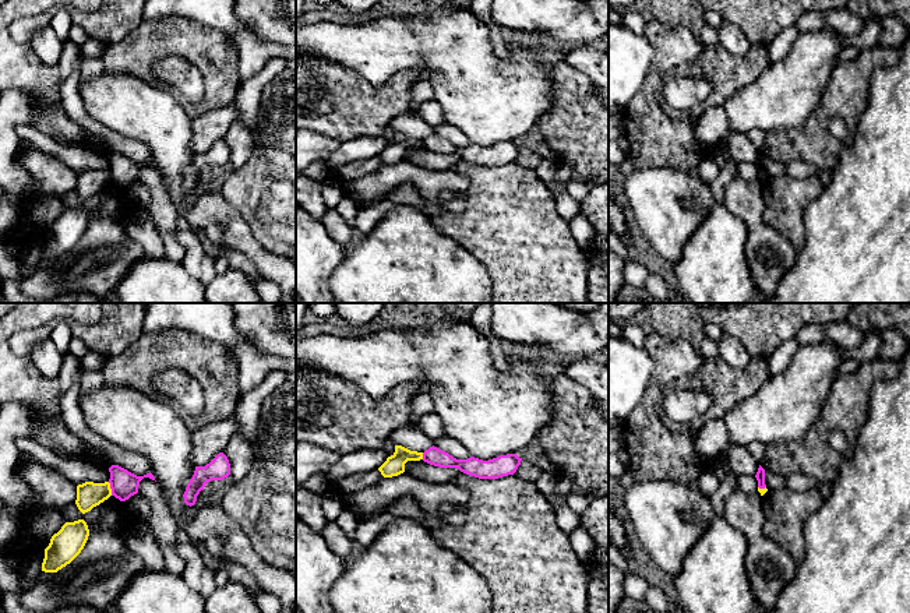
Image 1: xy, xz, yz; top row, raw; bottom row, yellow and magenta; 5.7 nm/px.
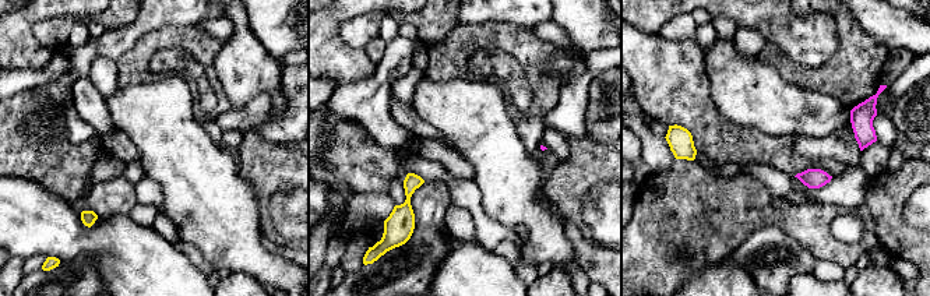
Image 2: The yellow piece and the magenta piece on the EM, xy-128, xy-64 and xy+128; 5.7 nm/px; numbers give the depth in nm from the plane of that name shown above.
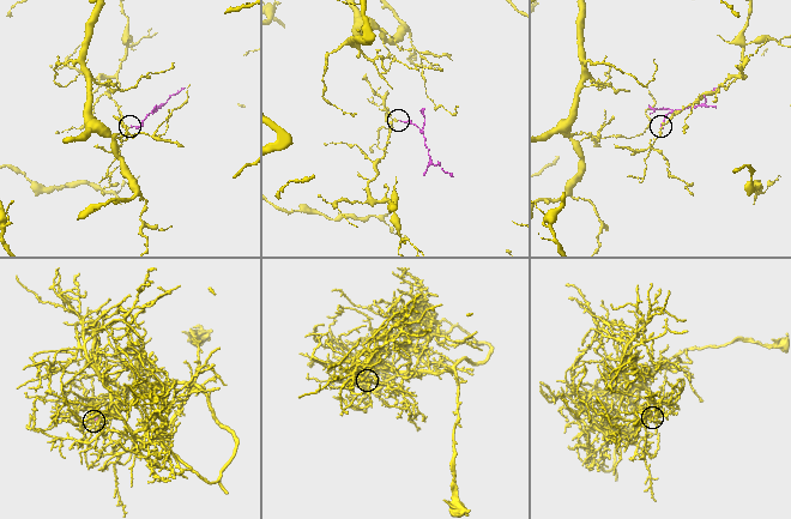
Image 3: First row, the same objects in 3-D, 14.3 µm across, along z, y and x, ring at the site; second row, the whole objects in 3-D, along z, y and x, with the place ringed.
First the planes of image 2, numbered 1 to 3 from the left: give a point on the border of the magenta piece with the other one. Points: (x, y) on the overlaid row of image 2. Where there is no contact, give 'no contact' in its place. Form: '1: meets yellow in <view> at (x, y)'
1: no contact
2: no contact
3: no contact

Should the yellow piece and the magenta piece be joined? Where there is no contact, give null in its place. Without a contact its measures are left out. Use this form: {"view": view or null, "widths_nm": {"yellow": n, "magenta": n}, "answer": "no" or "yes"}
{"view": "xy", "widths_nm": {"yellow": 150, "magenta": 160}, "answer": "no"}

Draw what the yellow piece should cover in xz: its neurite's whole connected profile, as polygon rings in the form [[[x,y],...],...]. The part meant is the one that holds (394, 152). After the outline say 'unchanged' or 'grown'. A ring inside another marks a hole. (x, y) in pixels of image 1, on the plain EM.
[[[395,133],[395,140],[378,155],[384,165],[398,163],[405,159],[408,148],[423,147],[423,140],[410,138],[402,133]]] | unchanged

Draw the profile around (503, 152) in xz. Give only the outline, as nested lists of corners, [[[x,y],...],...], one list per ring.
[[[433,133],[423,140],[423,148],[440,155],[458,155],[461,159],[479,166],[498,166],[514,162],[521,152],[522,145],[516,141],[507,141],[488,148],[475,144],[456,147]]]

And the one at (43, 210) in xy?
[[[38,193],[29,198],[29,219],[33,221],[39,228],[49,233],[50,226],[57,221],[66,211],[59,194],[42,194]]]

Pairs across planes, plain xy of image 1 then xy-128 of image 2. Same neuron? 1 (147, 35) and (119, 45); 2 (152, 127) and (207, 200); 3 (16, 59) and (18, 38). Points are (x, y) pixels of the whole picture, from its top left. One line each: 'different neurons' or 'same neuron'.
1: different neurons
2: same neuron
3: same neuron

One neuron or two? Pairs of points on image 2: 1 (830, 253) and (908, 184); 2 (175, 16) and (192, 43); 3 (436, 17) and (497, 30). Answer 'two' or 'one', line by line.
1: two
2: two
3: two

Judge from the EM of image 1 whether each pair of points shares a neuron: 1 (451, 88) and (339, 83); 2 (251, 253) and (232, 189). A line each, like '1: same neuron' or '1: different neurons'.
1: different neurons
2: different neurons

